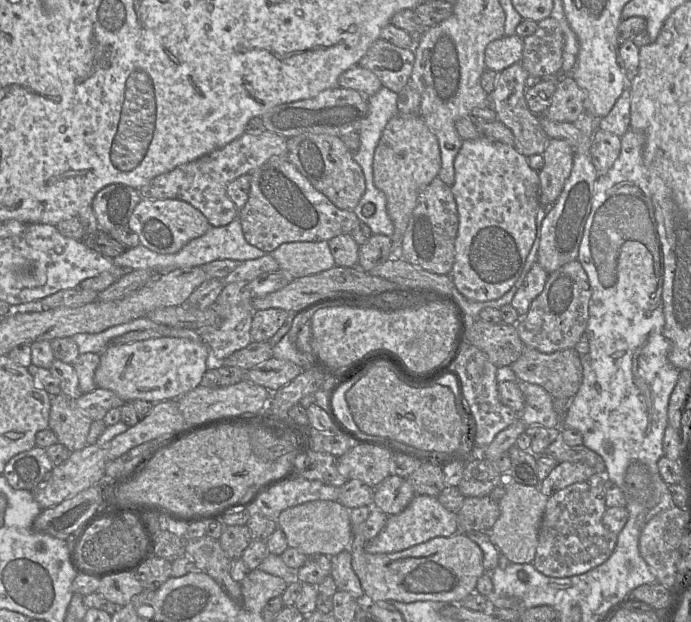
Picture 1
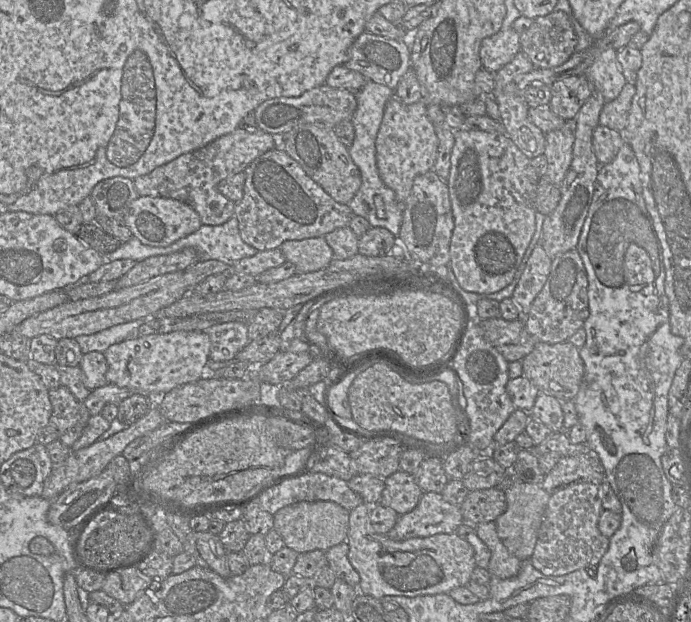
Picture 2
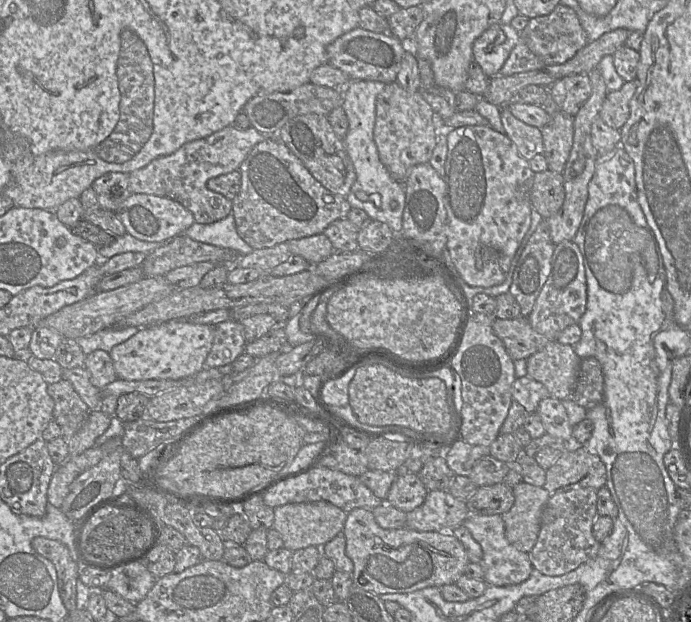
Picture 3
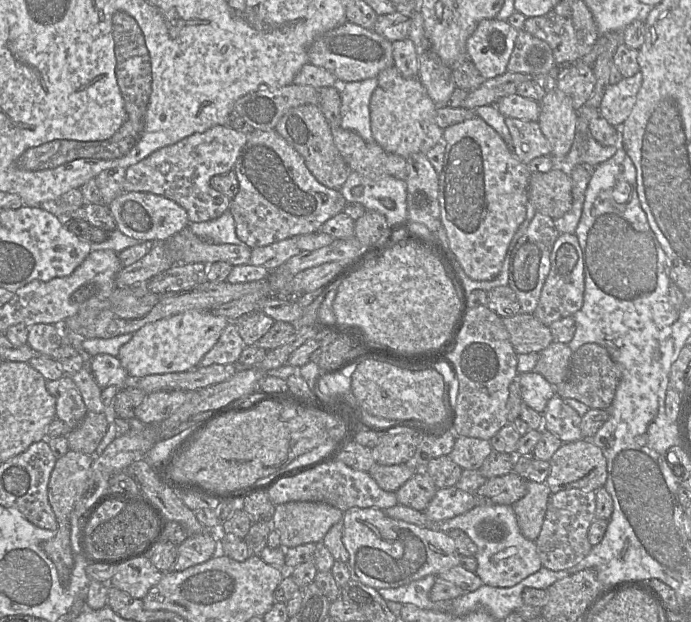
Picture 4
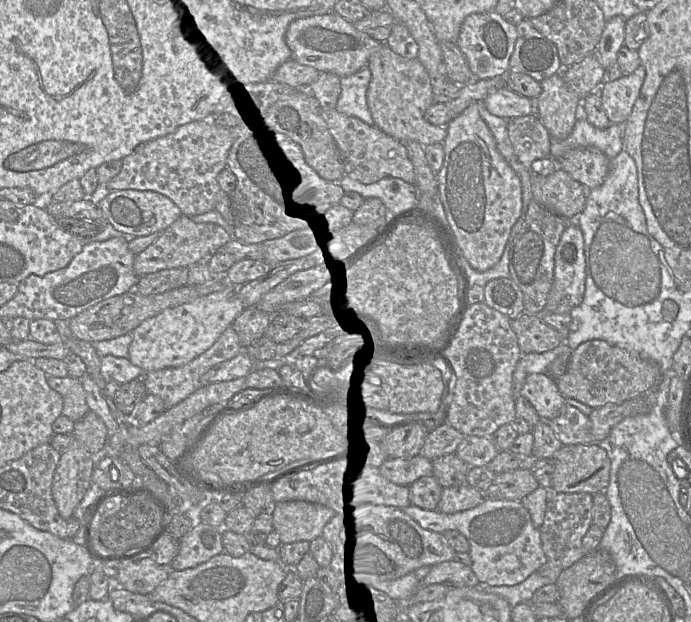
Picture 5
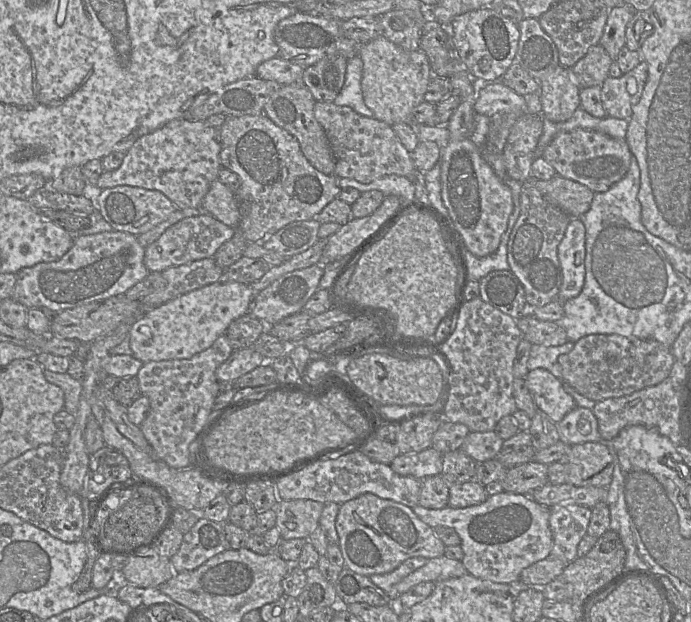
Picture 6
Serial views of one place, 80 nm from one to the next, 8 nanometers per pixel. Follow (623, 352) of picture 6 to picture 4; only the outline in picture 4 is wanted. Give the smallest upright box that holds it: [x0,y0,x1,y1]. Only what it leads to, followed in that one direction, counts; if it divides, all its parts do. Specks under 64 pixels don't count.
[556,343,621,409]

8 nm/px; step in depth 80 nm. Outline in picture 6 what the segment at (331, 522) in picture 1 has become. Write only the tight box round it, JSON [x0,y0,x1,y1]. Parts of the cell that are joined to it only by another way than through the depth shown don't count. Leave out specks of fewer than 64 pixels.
[275,500,324,540]

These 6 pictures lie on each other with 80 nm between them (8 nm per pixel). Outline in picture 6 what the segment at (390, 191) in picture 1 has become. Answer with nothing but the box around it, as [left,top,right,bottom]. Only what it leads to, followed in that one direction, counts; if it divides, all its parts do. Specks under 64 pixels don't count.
[358,35,449,147]

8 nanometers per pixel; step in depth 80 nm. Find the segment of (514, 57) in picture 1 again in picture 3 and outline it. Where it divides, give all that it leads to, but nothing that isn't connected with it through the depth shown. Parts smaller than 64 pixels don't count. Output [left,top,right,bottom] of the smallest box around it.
[473,24,520,78]

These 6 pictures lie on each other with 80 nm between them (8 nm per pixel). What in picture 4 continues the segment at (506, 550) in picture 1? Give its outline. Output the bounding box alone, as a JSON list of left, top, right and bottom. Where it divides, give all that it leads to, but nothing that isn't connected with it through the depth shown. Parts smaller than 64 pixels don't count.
[512,480,551,541]

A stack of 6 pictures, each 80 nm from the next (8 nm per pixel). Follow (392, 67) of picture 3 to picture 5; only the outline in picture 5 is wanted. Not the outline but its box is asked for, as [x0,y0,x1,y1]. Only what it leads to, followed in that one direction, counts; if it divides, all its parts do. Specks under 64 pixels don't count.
[285,12,383,78]

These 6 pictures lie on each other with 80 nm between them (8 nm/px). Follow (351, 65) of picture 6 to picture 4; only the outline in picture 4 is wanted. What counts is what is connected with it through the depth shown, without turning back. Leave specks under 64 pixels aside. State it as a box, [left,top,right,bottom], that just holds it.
[335,78,377,141]

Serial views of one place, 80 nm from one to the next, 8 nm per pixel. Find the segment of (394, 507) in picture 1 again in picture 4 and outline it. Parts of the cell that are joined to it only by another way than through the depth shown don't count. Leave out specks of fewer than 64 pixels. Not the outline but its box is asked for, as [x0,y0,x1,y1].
[395,470,437,511]

